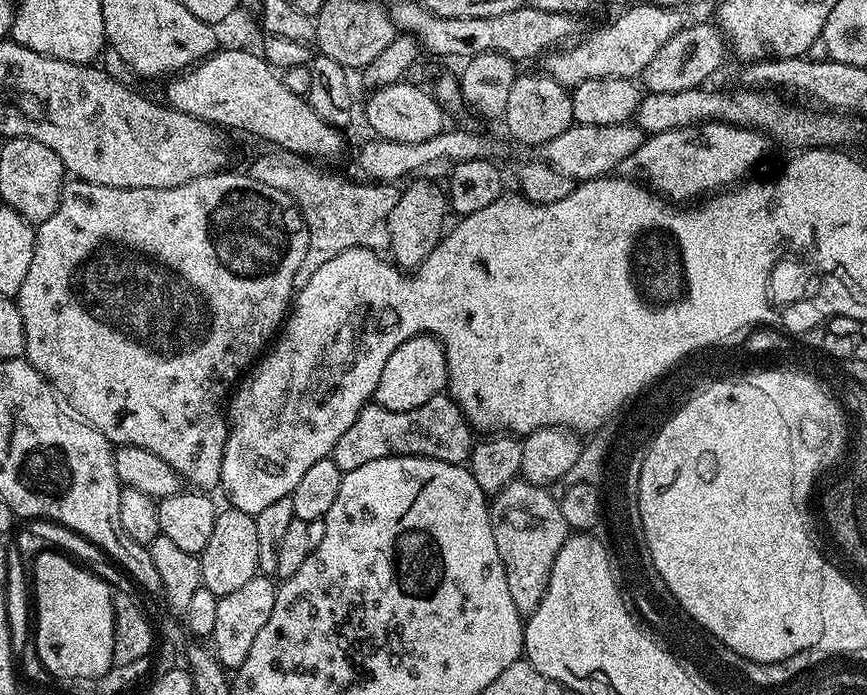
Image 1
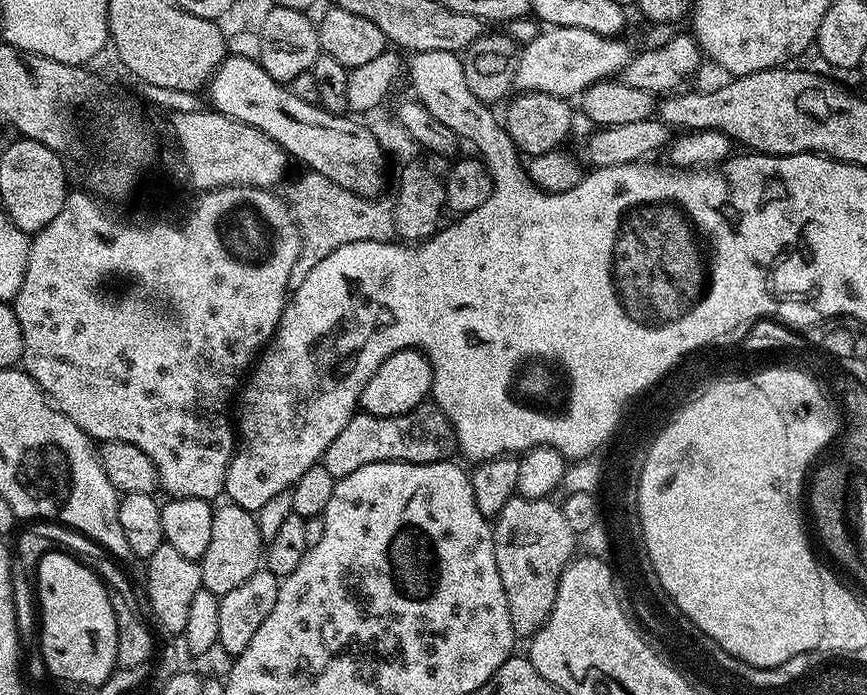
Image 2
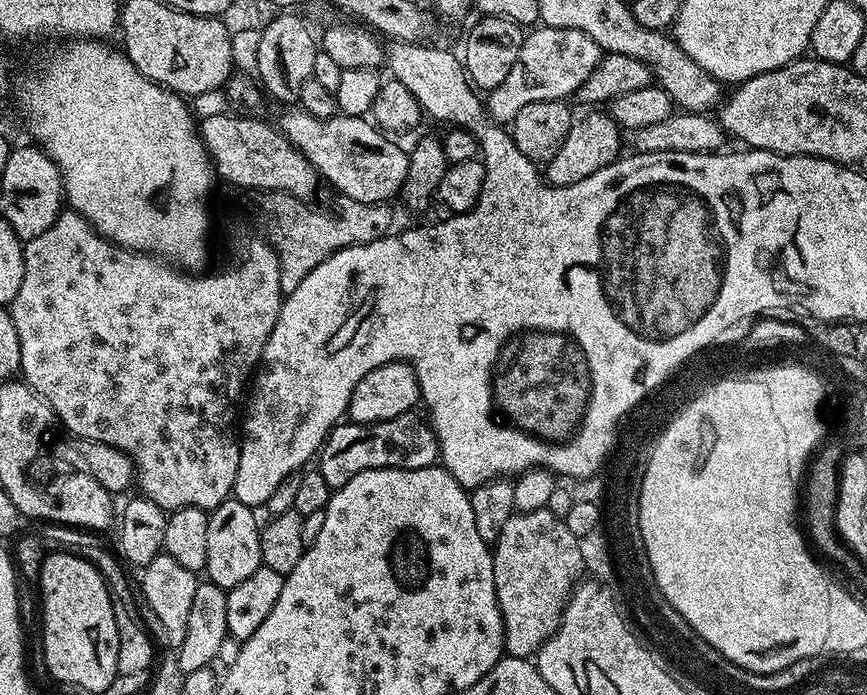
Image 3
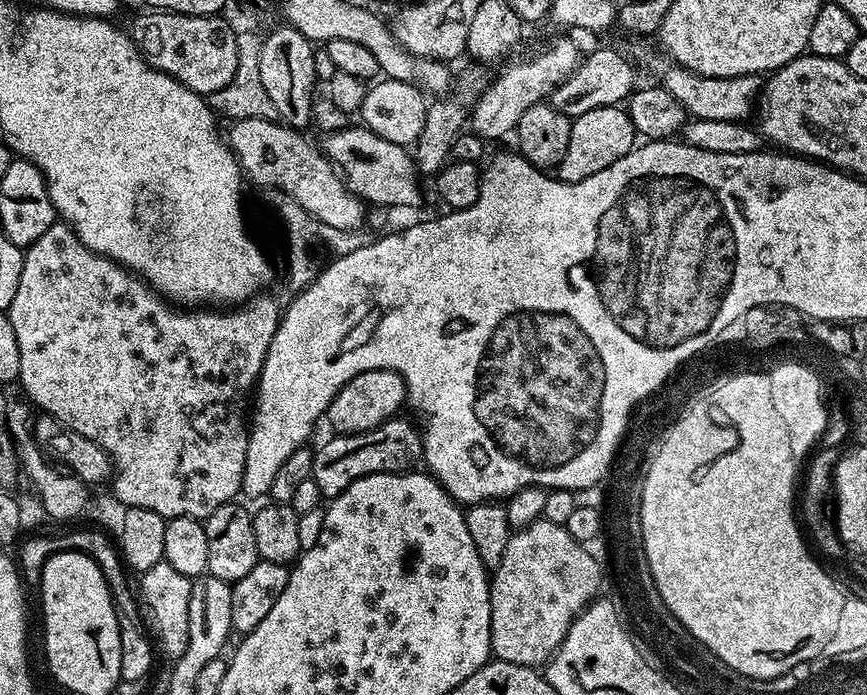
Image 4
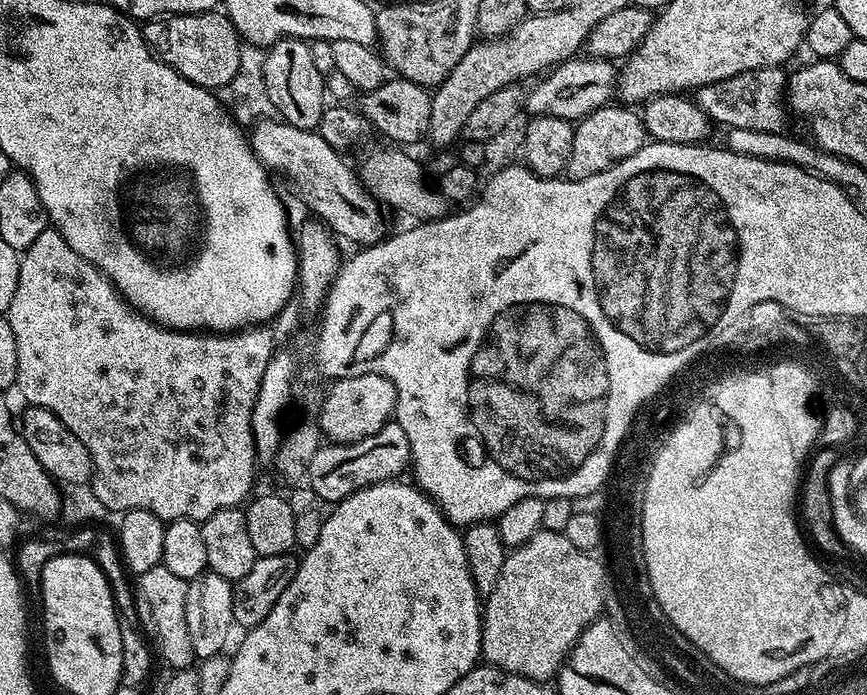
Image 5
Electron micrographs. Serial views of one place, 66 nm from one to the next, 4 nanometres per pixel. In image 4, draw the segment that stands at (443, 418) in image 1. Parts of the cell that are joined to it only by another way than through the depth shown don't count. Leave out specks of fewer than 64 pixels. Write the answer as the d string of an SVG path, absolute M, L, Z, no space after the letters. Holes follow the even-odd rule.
M393 418L387 420L386 423L380 424L374 430L333 435L333 440L328 440L320 449L315 449L312 458L312 480L318 484L318 490L321 491L324 498L331 498L342 494L346 490L346 486L350 486L358 478L366 478L370 474L378 474L379 472L407 472L415 465L412 464L415 460L419 461L421 459L422 436L418 431L417 425L411 419L408 419L409 421L400 419Z

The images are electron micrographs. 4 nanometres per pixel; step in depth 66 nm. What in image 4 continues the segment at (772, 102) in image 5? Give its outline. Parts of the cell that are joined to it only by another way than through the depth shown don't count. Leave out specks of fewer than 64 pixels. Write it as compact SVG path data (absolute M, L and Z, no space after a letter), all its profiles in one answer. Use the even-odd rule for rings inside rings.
M640 48L636 52L635 59L641 65L648 64L648 68L657 76L659 87L665 88L678 102L682 102L685 113L689 117L705 120L739 120L747 121L748 115L753 115L758 104L758 97L762 91L762 80L760 76L731 76L730 78L714 78L713 76L699 76L697 72L683 68L675 60L667 55L659 54L652 60L652 52L648 48Z

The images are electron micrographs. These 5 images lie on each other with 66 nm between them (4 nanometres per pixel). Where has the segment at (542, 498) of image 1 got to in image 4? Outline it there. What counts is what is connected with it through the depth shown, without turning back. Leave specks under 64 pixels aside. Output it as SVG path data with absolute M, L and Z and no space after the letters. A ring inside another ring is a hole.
M541 518L524 528L515 529L506 542L502 553L502 562L491 573L490 583L490 638L492 639L492 656L498 660L514 662L522 666L539 669L547 665L566 638L570 626L593 600L601 595L602 567L587 551L585 545L579 544L563 523L556 524L549 518Z

